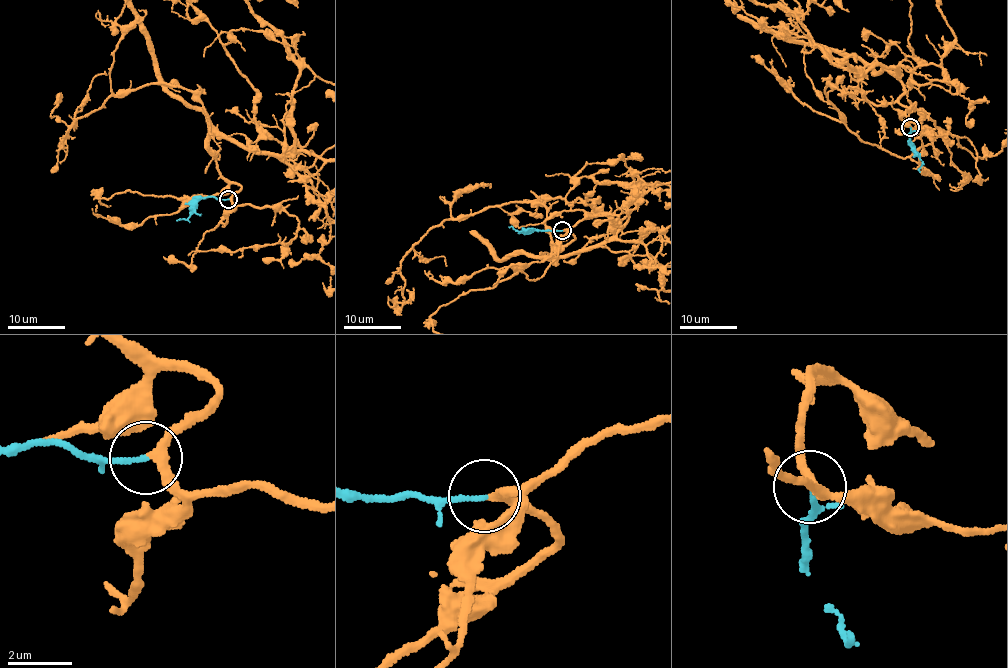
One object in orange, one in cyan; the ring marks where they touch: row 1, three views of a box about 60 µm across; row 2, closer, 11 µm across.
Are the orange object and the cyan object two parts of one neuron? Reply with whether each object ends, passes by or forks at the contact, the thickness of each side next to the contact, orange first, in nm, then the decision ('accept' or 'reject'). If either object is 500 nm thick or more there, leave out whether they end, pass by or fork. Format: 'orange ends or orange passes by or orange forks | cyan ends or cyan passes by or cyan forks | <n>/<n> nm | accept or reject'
orange passes by | cyan ends | 280/150 nm | accept

